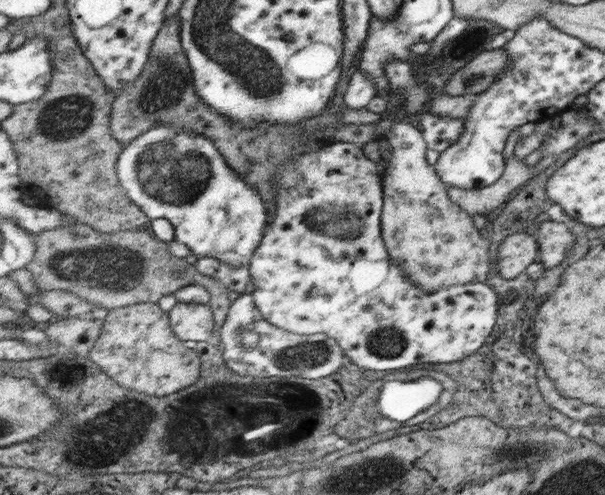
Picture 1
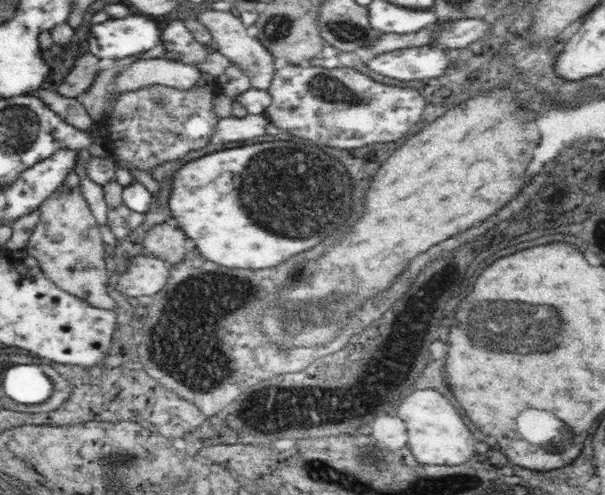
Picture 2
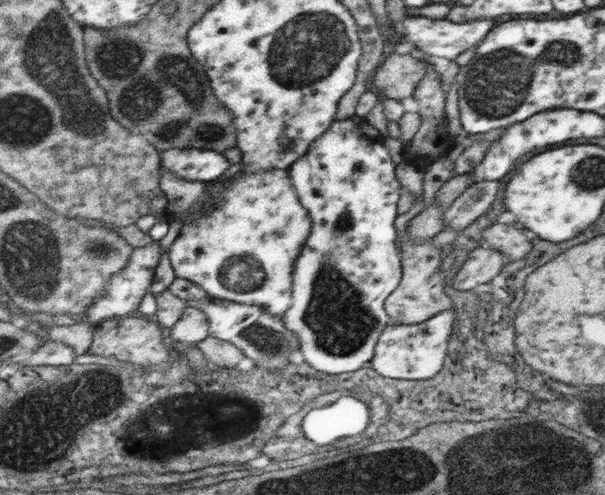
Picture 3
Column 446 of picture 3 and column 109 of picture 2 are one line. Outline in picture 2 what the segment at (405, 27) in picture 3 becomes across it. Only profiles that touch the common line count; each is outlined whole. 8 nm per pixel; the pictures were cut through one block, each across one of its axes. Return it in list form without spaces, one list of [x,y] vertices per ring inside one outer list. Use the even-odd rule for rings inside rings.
[[[136,12],[91,26],[89,52],[98,58],[120,60],[154,48],[162,39],[160,26],[150,16]]]

